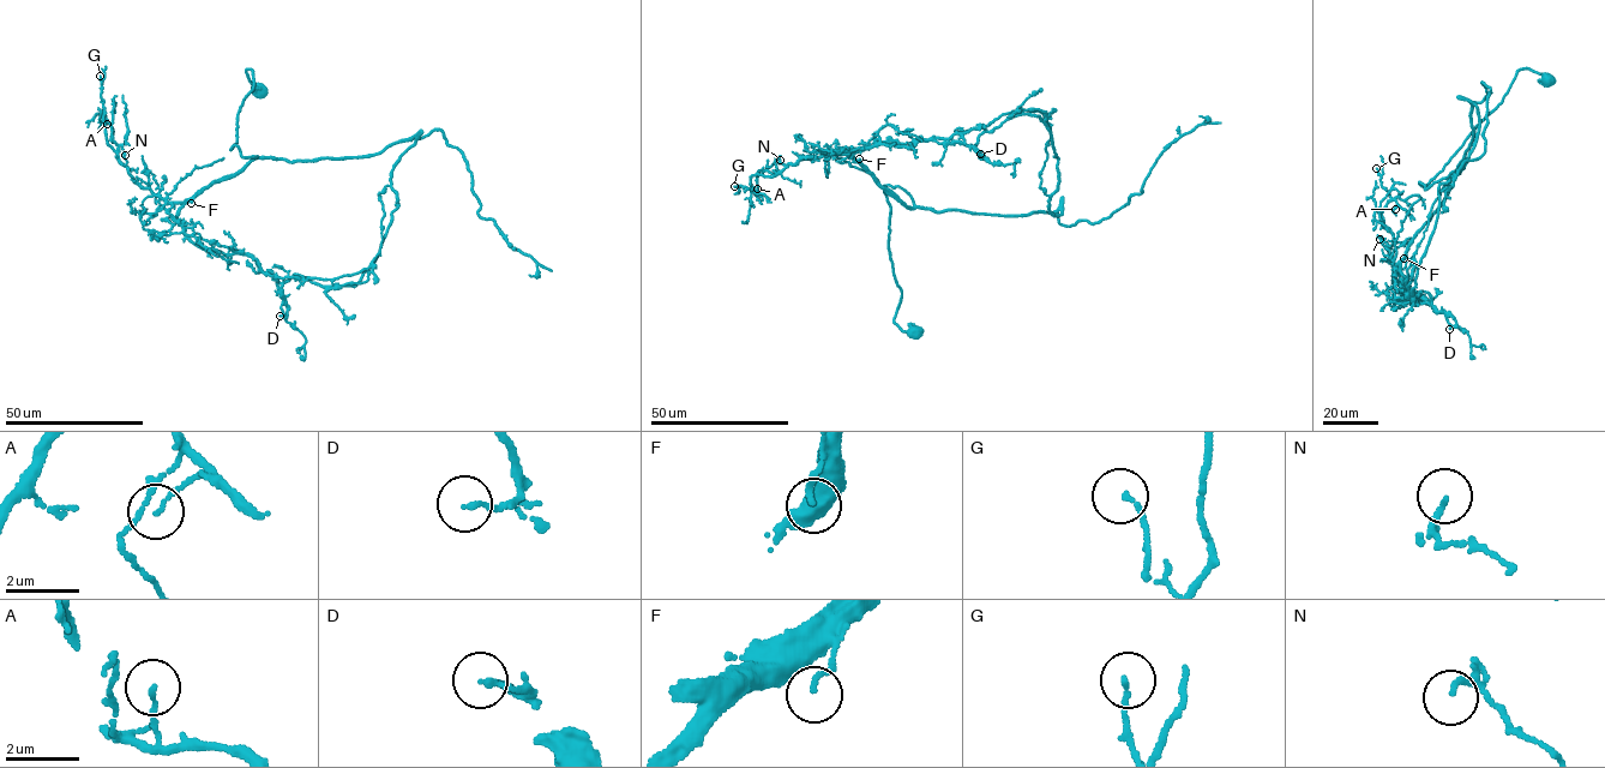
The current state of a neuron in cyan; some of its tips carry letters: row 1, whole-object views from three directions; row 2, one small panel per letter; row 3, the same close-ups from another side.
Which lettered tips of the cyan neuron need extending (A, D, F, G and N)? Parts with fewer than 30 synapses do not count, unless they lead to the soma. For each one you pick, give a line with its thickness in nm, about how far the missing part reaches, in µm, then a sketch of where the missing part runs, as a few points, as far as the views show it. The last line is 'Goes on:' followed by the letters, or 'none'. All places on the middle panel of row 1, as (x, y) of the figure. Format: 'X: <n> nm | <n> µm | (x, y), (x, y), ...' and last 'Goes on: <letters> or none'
Goes on: none

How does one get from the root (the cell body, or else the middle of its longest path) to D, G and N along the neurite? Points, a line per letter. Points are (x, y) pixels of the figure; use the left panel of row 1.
D: (259, 90), (247, 68), (230, 149), (257, 156), (176, 220), (202, 248), (272, 274), (280, 316)
G: (259, 90), (247, 68), (253, 86), (230, 149), (257, 156), (187, 200), (164, 202), (107, 142), (100, 76)
N: (259, 90), (247, 68), (253, 86), (230, 149), (257, 156), (187, 200), (164, 202), (142, 188), (125, 155)

